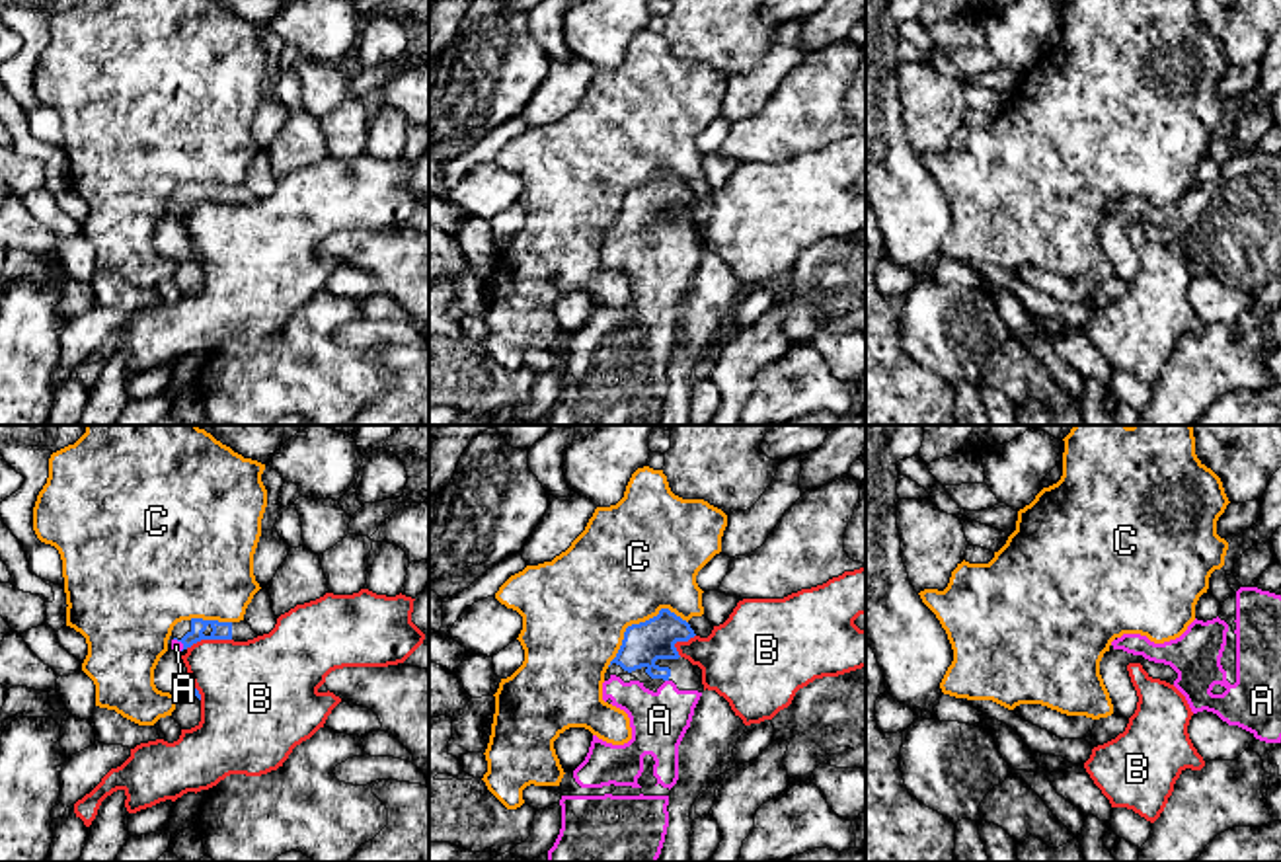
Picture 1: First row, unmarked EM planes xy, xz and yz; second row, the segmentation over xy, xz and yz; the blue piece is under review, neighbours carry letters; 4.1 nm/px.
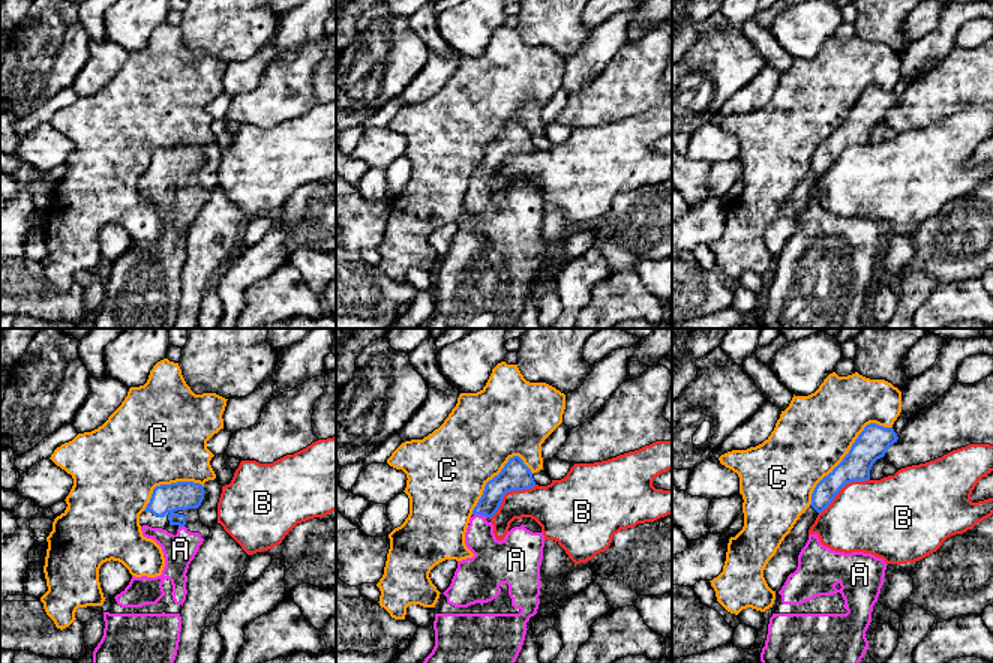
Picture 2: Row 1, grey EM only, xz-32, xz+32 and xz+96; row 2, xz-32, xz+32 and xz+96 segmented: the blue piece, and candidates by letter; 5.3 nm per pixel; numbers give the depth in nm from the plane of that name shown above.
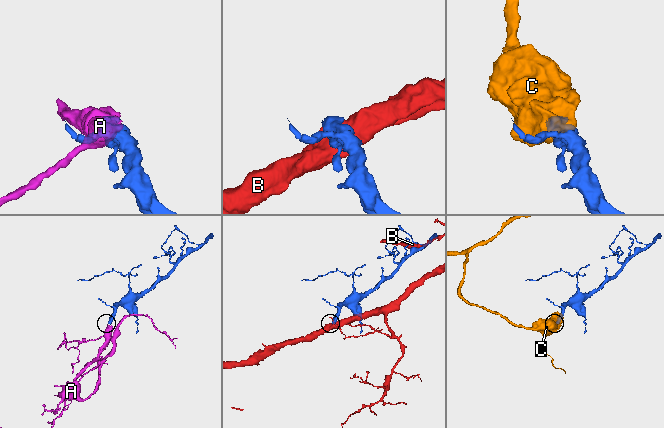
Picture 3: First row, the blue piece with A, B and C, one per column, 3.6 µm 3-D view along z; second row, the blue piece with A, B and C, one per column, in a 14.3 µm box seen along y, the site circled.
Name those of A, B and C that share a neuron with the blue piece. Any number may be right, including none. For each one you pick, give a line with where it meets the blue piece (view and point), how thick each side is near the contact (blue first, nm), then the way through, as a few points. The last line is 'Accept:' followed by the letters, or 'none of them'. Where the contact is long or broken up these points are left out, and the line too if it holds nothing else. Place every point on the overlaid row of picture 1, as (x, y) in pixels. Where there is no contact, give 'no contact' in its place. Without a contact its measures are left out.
A: xy (182, 642) | 80/50 nm
Accept: A

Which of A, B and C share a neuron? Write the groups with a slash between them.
A / B / C

